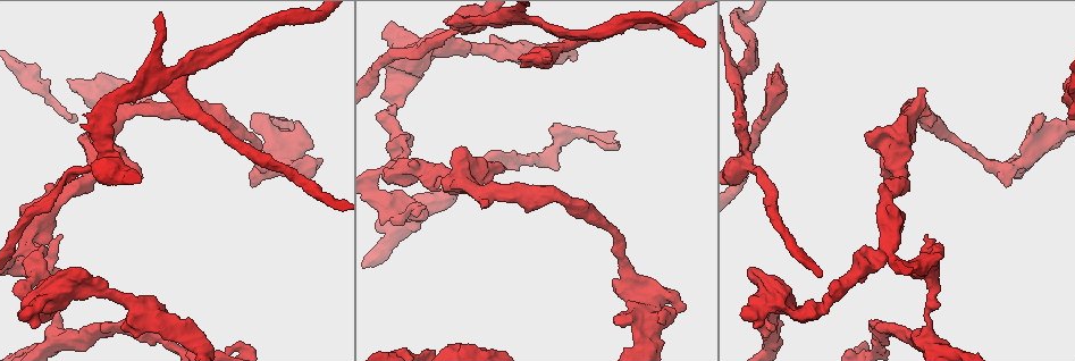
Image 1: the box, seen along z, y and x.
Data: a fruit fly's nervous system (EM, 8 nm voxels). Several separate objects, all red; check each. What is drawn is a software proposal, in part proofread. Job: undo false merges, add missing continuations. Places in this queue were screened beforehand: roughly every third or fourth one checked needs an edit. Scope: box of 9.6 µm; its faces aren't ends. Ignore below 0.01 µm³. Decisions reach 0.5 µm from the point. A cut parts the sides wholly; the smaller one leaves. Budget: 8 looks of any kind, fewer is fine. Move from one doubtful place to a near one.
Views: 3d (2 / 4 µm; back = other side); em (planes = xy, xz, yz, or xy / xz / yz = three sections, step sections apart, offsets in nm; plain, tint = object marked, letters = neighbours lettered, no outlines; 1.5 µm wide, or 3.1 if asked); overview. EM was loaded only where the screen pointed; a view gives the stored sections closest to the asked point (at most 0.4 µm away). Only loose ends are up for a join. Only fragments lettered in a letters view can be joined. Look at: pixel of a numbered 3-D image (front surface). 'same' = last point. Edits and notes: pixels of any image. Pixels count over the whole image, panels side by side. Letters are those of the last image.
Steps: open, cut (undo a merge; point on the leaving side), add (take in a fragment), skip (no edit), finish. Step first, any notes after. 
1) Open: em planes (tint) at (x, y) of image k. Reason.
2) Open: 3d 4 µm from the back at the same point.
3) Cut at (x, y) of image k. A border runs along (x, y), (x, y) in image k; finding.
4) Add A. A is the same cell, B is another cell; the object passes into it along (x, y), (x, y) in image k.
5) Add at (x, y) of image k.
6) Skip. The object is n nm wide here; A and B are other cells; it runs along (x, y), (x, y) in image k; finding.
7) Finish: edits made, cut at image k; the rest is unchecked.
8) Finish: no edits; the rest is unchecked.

Open: em yz step 8 (tint) at (521, 58) of image 1.

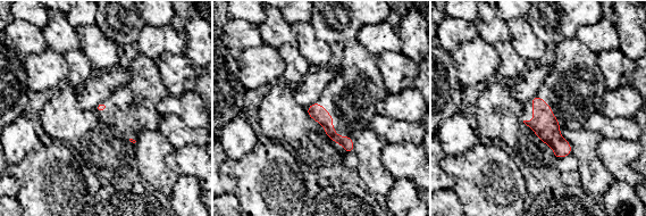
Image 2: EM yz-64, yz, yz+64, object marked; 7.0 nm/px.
Open: em planes (letters) at the same point. Another direction.

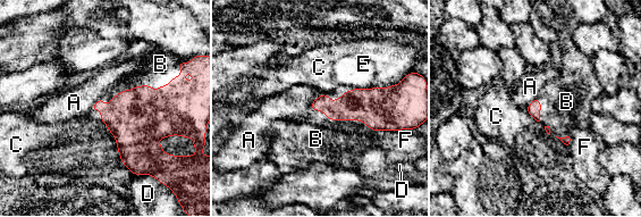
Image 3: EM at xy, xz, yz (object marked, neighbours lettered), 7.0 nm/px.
Add B. B is the same cell, A, C, D, E and F are other cells; the object passes into it along (137, 118), (137, 86), (160, 64) in image 3; it goes on there.

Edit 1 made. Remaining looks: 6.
Open: em planes (tint) at (108, 161) of image 1.

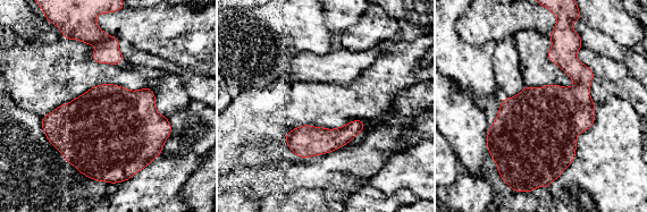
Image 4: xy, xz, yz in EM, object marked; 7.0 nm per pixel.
Open: em planes (letters) at the same point.

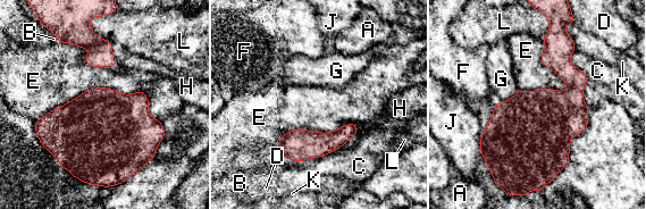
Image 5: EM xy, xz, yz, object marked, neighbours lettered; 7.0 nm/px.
Skip. The longest contact is with E, 800 nm; A, B, C, D, E, F, G, H, J, K and L are other cells; a border runs along (140, 90), (90, 88), (34, 122) in image 5; all the same neuron.

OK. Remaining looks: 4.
Finish: edits made, add at image 3; the rest is unchecked.

